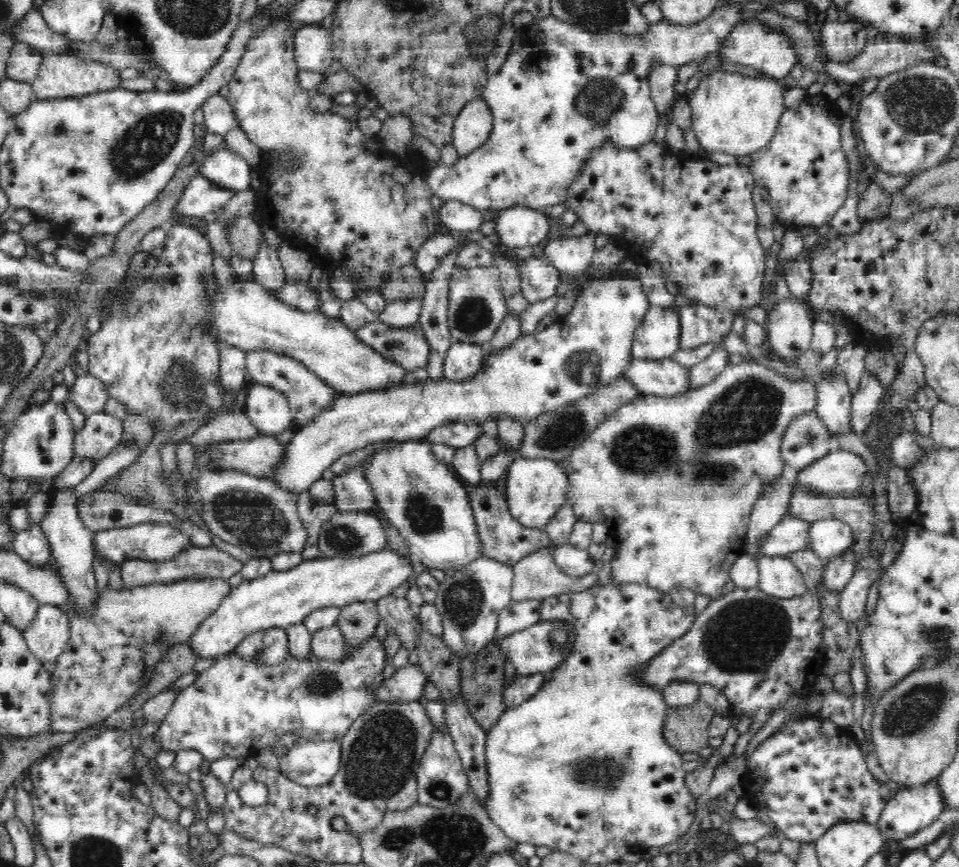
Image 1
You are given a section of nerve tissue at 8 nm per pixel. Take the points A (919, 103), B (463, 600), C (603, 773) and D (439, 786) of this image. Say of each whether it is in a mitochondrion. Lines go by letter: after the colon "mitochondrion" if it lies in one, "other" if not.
A: mitochondrion
B: mitochondrion
C: mitochondrion
D: mitochondrion

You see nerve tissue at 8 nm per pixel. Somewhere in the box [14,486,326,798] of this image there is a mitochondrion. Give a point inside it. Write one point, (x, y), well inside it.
(40, 628)

